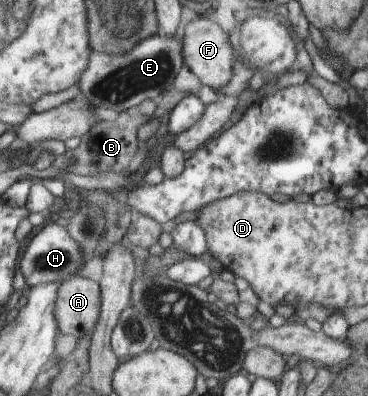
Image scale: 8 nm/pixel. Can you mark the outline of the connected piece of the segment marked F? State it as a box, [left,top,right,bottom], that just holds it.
[181,16,234,91]

